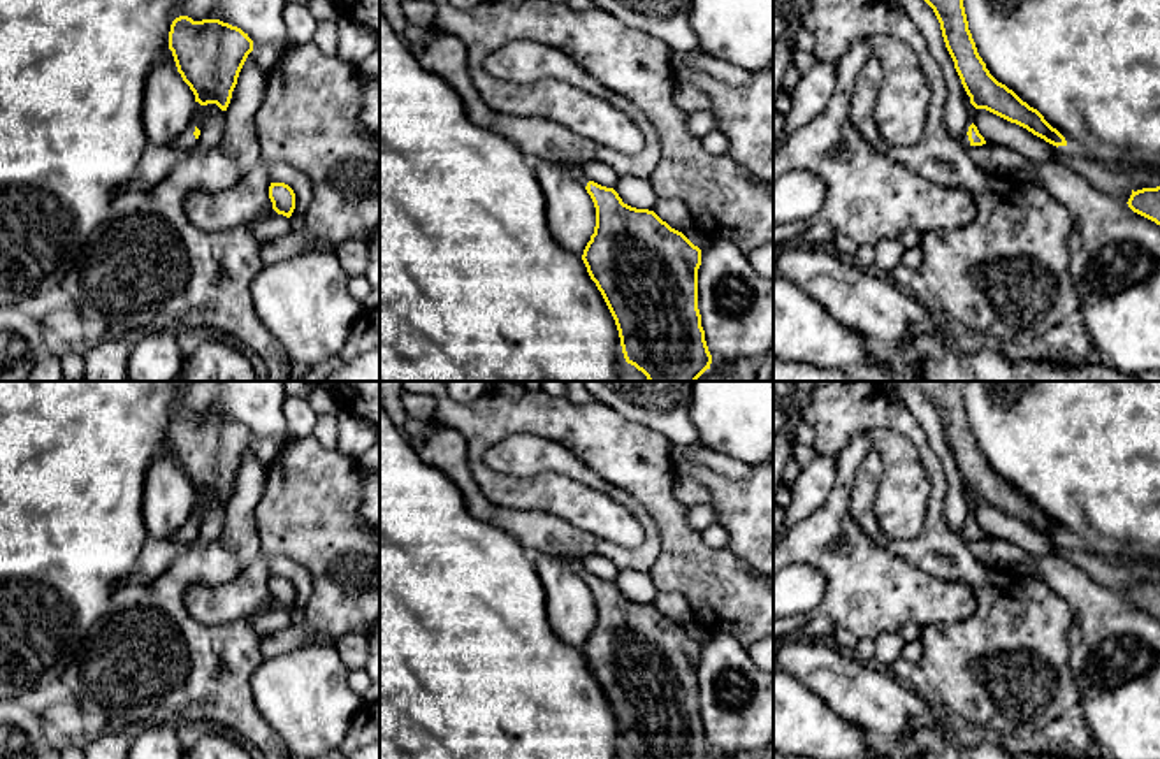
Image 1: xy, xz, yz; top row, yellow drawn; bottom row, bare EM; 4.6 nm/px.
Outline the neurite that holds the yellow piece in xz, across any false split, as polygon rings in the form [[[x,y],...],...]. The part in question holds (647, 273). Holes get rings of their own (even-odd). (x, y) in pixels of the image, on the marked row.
[[[571,165],[569,174],[587,190],[596,207],[594,234],[582,260],[615,320],[626,362],[642,371],[649,381],[696,381],[712,364],[698,309],[701,249],[654,211],[631,207],[613,188],[589,181],[578,165]]]

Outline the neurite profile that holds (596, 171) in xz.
[[[587,162],[580,165],[589,181],[594,181],[606,188],[615,188],[619,176],[603,162]]]

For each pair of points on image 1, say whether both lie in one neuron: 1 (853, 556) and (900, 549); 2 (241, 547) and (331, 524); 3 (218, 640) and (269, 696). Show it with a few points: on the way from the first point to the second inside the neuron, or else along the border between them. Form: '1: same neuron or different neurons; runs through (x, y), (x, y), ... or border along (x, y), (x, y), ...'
1: different neurons; border along (858, 526), (876, 543), (927, 573)
2: different neurons; border along (259, 519), (259, 552), (243, 568)
3: different neurons; border along (264, 659), (250, 679), (252, 700), (260, 717)

